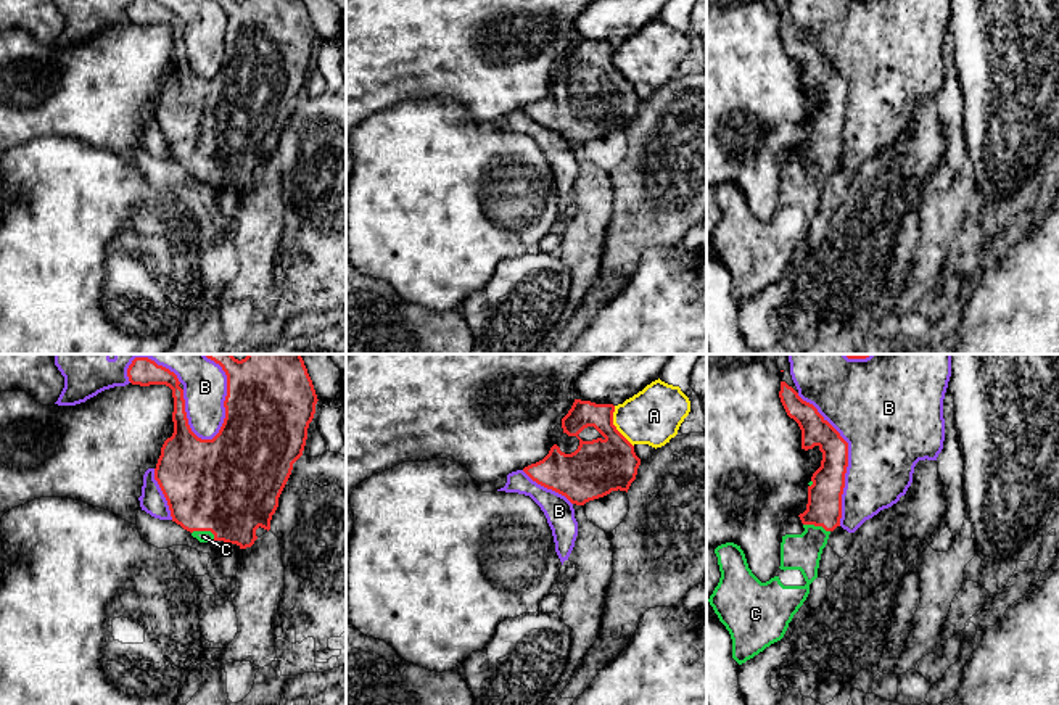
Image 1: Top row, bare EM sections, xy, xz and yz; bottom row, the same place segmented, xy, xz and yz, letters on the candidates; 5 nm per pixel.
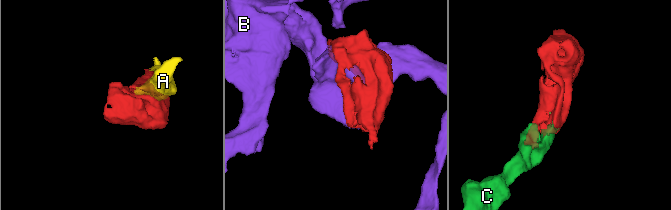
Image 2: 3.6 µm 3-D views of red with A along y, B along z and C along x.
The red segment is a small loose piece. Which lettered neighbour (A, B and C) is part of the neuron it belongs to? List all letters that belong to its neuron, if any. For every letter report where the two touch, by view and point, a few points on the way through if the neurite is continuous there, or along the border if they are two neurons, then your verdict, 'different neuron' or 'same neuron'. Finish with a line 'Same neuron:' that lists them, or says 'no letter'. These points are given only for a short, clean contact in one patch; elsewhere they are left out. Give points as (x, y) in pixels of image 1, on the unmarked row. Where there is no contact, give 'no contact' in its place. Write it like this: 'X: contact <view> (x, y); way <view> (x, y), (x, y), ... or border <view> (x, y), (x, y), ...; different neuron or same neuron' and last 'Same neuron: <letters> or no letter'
A: contact xz (615, 66); different neuron
B: contact xy (224, 44); different neuron
C: contact xy (205, 169); same neuron
Same neuron: C

